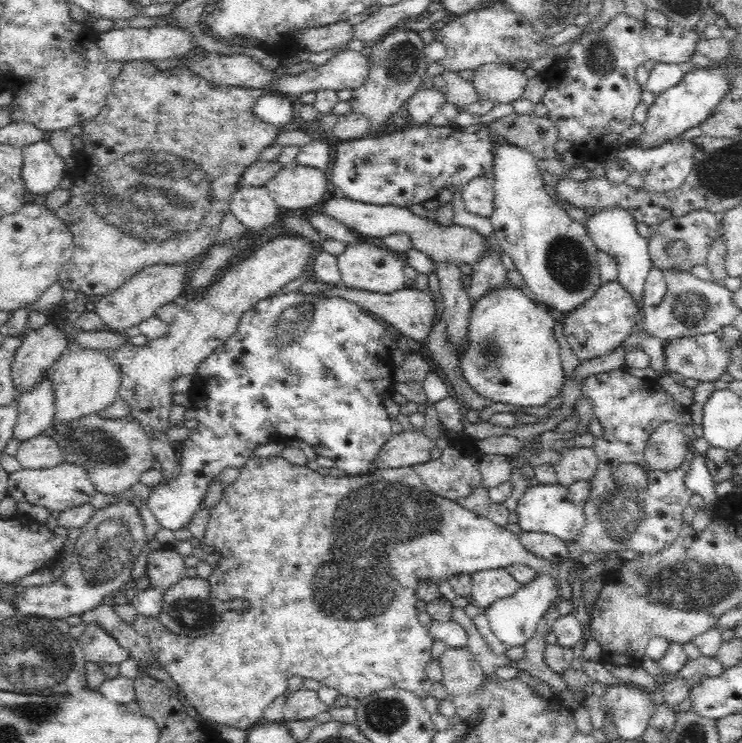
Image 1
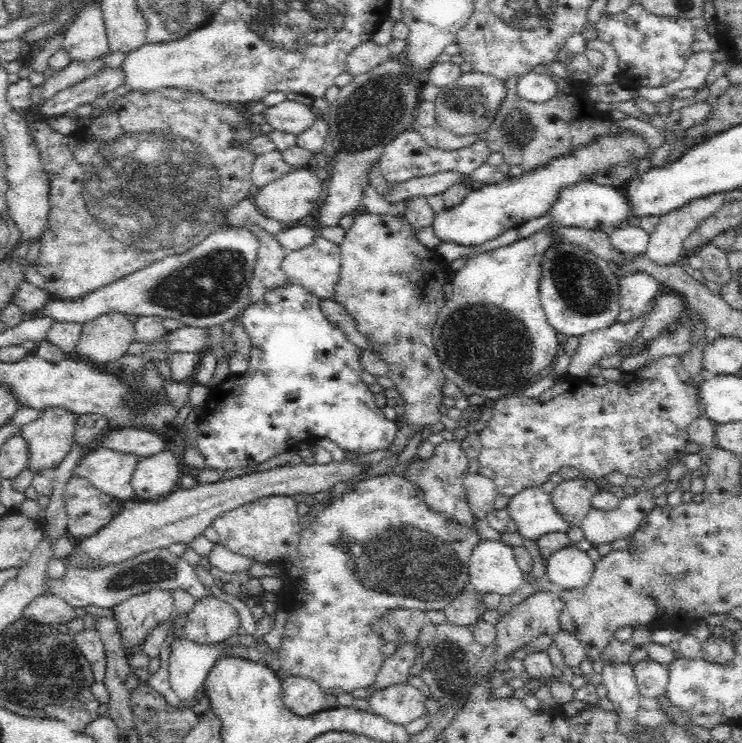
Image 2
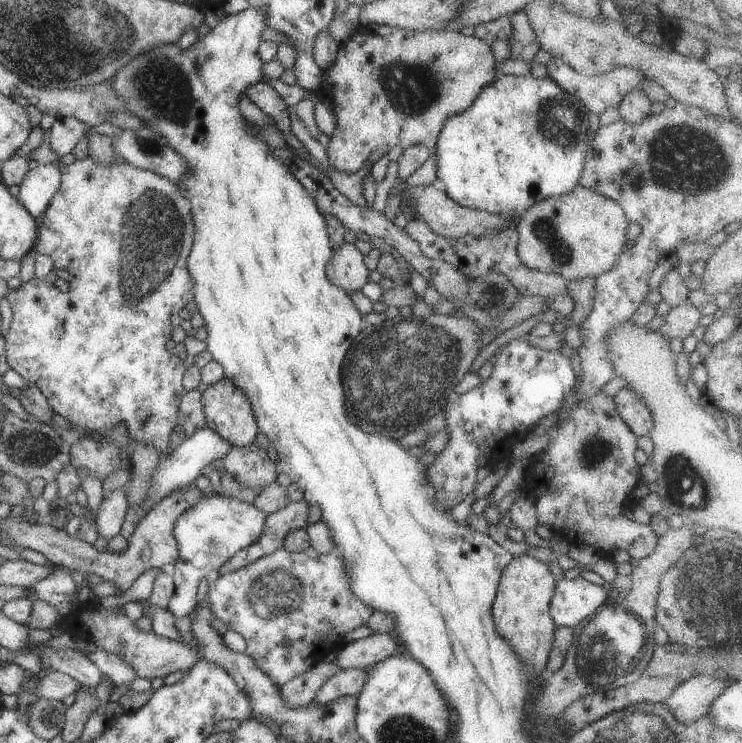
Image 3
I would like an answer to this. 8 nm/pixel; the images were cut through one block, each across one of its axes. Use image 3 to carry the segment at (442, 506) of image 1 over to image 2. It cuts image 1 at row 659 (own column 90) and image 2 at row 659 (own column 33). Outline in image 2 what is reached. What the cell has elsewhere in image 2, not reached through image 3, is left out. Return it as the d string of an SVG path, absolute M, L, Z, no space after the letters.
M386 473L358 483L352 490L346 490L342 498L337 499L328 506L324 506L324 509L312 518L314 521L307 528L299 527L298 518L302 510L314 505L315 502L314 498L306 496L306 501L301 506L296 503L295 498L292 496L266 496L222 513L212 521L211 526L219 536L219 544L234 554L246 556L255 562L273 564L278 562L279 564L306 569L307 572L300 578L292 580L290 588L286 592L281 593L284 596L283 604L287 612L286 624L281 638L281 647L278 650L281 668L287 675L312 679L320 685L321 690L326 695L338 696L344 693L351 694L356 688L367 689L375 681L377 672L384 662L385 657L380 652L380 647L387 642L373 628L373 622L394 609L420 609L425 612L428 610L444 610L454 600L454 597L458 596L462 590L465 590L467 582L466 568L474 548L478 546L481 539L473 526L470 528L465 524L452 522L445 518L442 513L435 513L433 510L430 510L430 507L426 505L423 491L414 482L410 482L404 477L395 474Z

